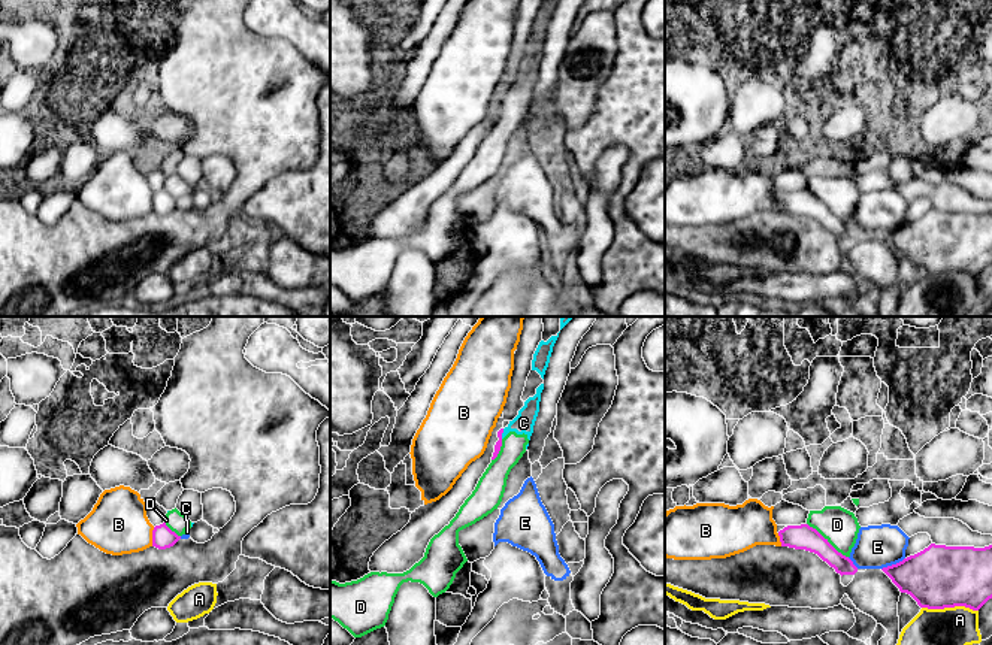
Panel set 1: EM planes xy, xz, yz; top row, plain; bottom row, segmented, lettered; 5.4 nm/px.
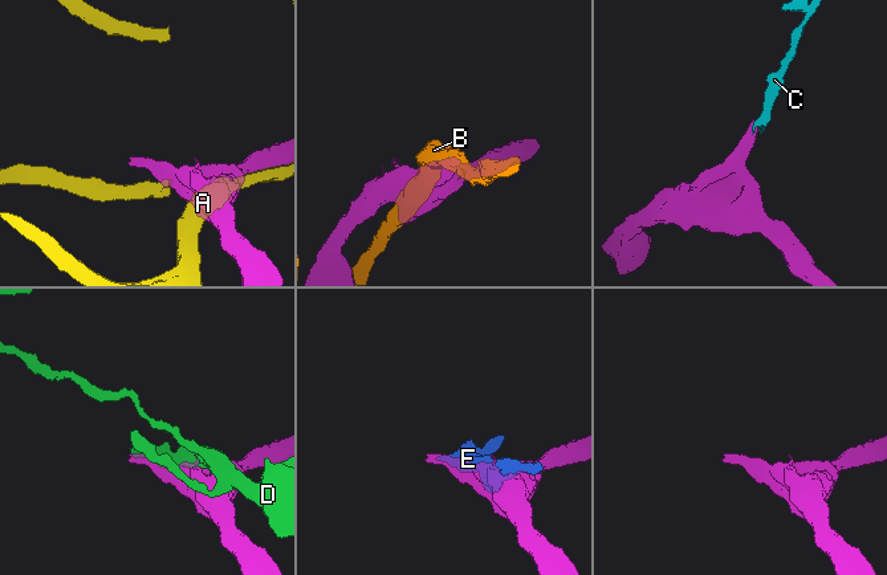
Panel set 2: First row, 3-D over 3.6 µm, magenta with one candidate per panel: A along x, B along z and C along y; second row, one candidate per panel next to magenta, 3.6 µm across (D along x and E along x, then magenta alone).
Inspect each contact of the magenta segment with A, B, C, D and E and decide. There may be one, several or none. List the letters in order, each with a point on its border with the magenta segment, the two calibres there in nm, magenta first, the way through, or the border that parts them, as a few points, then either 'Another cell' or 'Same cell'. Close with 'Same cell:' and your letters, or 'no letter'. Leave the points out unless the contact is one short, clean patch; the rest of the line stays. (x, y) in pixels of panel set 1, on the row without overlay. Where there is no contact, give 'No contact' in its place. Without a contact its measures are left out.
A: Touches magenta at yz (950, 272). Thickness 340 nm (magenta) against 340 nm. Another cell
B: Touches magenta at xy (153, 202). Thickness 120 nm (magenta) against 320 nm. Another cell
C: Touches magenta at xz (502, 97). Thickness 40 nm (magenta) against 110 nm. Boundary: xz (504, 94), (501, 103). Another cell
D: Touches magenta at yz (826, 206). Thickness 130 nm (magenta) against 190 nm. Another cell
E: Touches magenta at yz (892, 230). Thickness 320 nm (magenta) against 240 nm. Another cell
Same cell: no letter

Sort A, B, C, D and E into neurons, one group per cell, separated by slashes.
A / B / C D / E

